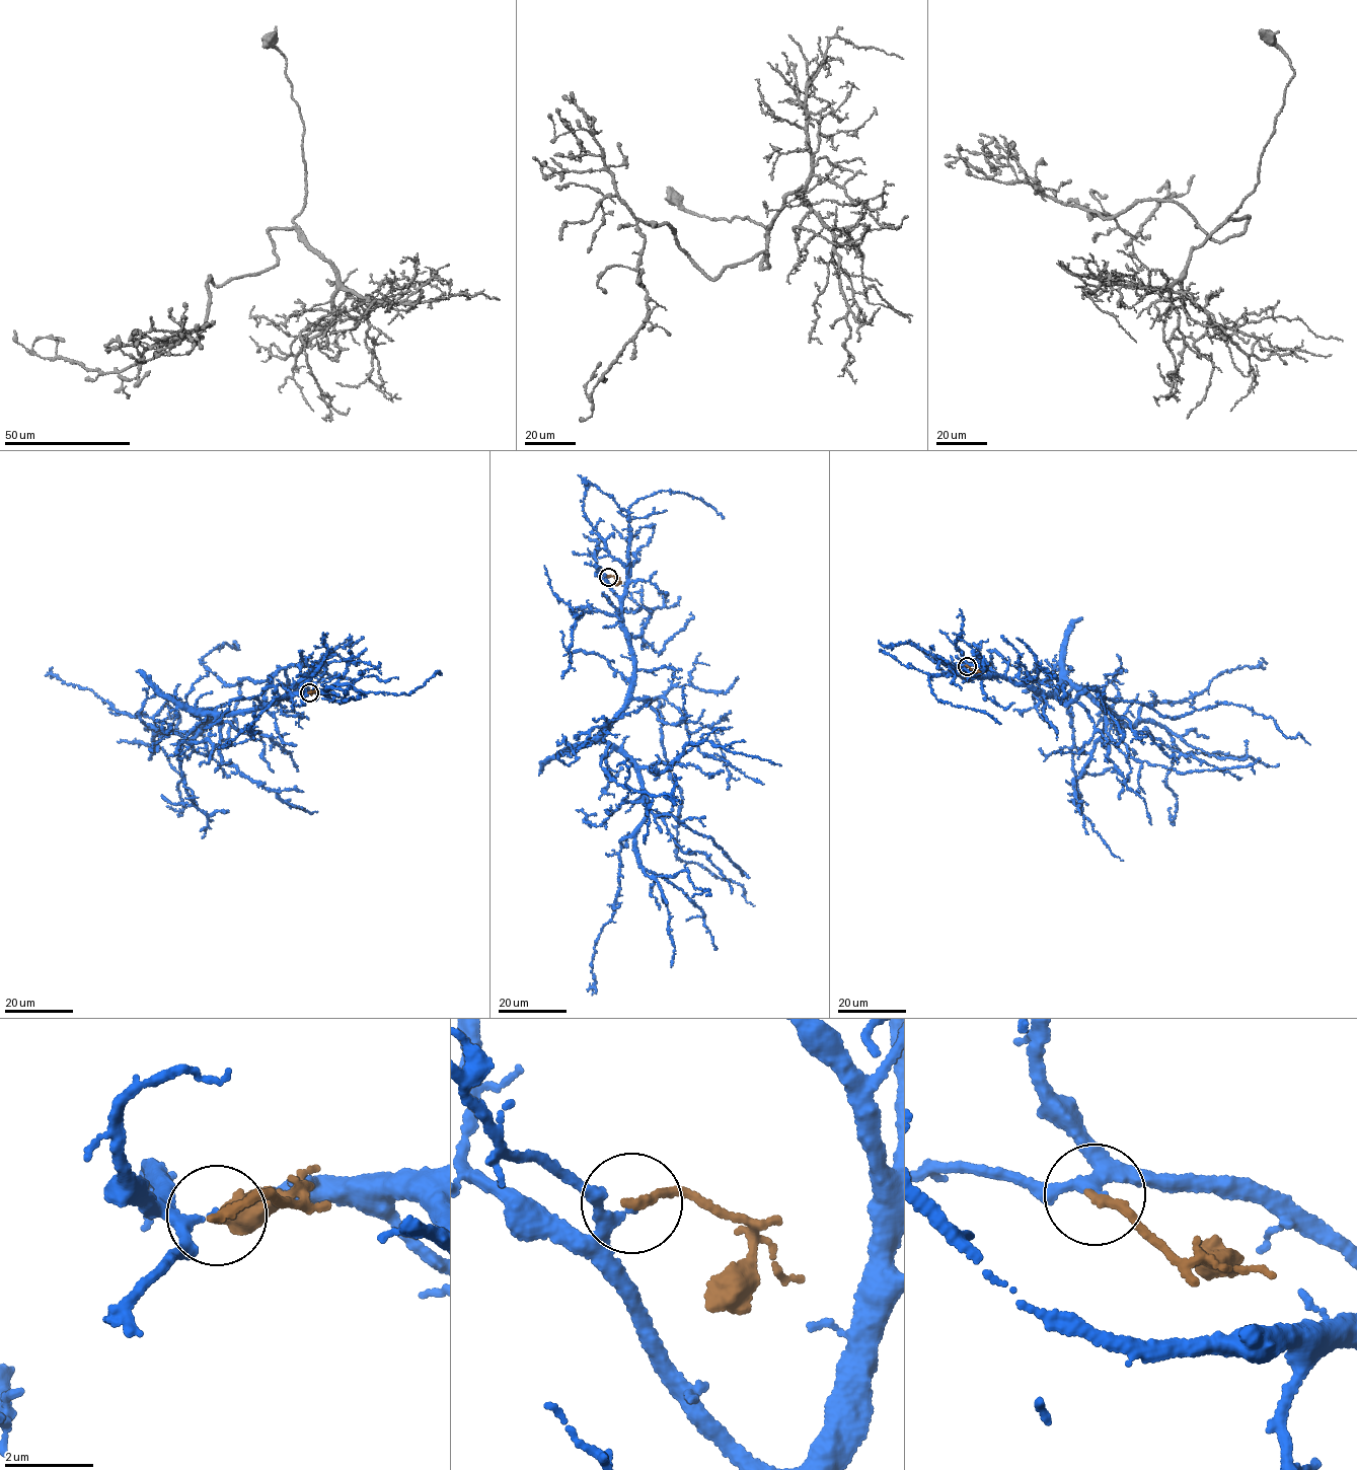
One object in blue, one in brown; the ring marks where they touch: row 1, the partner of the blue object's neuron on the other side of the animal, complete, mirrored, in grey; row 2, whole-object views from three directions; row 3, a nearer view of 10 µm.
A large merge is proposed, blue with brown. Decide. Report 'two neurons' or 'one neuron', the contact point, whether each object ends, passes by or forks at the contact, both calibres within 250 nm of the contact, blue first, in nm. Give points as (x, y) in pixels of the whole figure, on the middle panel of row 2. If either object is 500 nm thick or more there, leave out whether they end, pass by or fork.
two neurons | (608, 577) | blue passes by | brown ends | 180/190 nm

